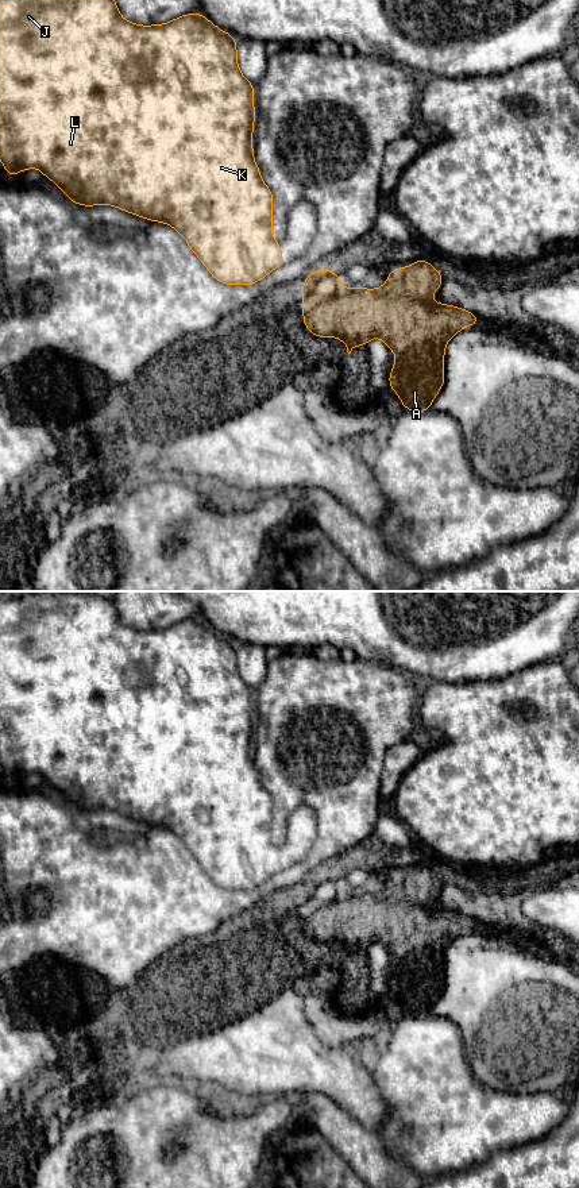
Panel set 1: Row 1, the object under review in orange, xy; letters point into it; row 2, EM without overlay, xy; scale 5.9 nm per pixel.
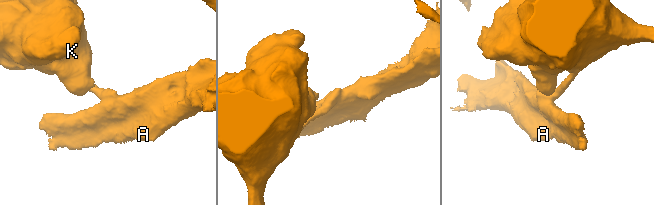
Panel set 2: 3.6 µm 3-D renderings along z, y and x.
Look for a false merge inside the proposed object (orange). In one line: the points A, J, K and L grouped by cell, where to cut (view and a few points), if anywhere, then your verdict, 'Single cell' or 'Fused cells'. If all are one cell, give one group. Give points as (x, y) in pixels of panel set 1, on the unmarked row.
Groups: A / J K L. Split along xy (344, 894), (328, 903), (316, 903), (307, 907). Fused cells

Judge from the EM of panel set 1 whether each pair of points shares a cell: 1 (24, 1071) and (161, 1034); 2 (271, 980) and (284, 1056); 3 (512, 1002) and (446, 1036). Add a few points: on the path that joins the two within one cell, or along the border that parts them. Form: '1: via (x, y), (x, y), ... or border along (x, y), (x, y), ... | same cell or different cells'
1: border along (56, 1037), (65, 1064), (46, 1067), (41, 1080) | different cells
2: border along (290, 986), (247, 1013) | different cells
3: border along (431, 1014), (448, 1018), (459, 1029), (467, 1060) | different cells

